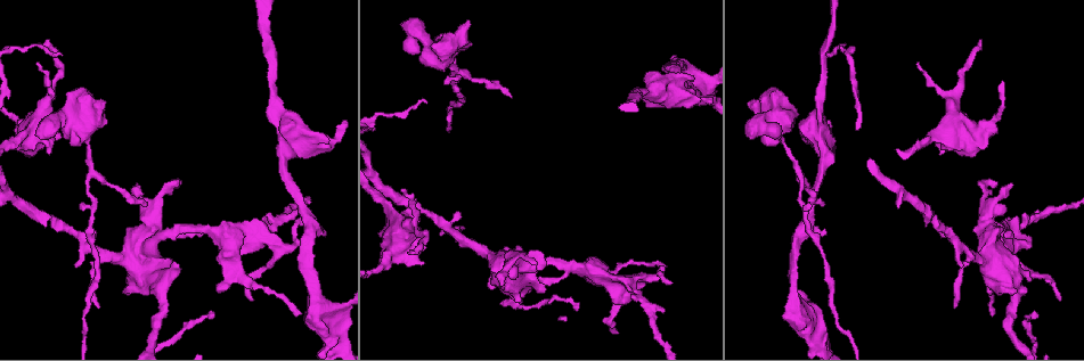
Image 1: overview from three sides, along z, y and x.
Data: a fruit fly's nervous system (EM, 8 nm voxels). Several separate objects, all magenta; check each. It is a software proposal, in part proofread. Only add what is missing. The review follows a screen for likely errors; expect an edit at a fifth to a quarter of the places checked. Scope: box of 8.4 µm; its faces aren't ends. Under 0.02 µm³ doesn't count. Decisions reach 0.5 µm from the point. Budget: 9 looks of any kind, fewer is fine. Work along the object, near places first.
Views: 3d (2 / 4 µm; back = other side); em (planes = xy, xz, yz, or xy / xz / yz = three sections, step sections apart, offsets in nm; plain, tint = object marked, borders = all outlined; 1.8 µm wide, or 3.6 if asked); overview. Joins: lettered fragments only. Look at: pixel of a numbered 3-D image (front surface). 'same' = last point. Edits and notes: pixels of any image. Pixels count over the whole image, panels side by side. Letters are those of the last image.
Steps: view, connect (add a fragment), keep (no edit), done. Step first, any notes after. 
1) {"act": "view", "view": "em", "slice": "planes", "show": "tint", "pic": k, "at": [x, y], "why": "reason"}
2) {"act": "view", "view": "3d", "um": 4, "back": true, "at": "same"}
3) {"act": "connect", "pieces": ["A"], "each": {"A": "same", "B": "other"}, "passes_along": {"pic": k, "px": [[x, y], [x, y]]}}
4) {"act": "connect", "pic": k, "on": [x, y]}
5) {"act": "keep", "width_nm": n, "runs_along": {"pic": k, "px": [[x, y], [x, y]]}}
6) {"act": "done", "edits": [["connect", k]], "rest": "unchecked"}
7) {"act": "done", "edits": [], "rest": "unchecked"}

{"act": "view", "view": "em", "um": 3.6, "slice": "planes", "show": "tint", "pic": 1, "at": [419, 264], "why": "free end"}

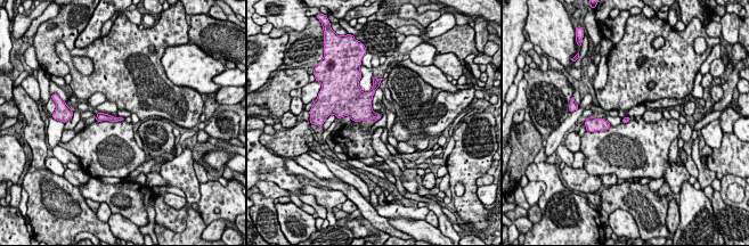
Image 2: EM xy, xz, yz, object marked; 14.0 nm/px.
{"act": "view", "view": "em", "um": 3.6, "slice": "planes", "show": "borders", "at": "same", "why": "see the neighbours"}

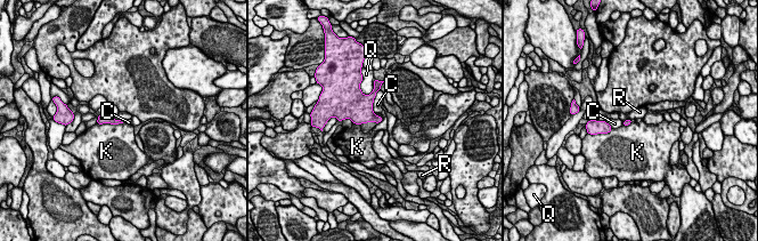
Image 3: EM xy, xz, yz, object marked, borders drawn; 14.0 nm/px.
{"act": "keep", "each": {"C": "other", "K": "other", "Q": "other", "R": "other"}, "border": {"pic": 3, "px": [[630, 119], [626, 119], [622, 122]]}, "found": "no lettered fragment goes on from it"}

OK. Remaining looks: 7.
{"act": "view", "view": "3d", "um": 2, "back": true, "pic": 1, "at": [324, 234], "why": "free end"}

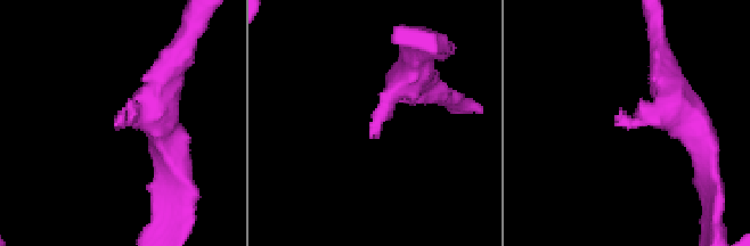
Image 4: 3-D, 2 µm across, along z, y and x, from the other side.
{"act": "view", "view": "em", "slice": "planes", "show": "borders", "pic": 4, "at": [119, 119]}

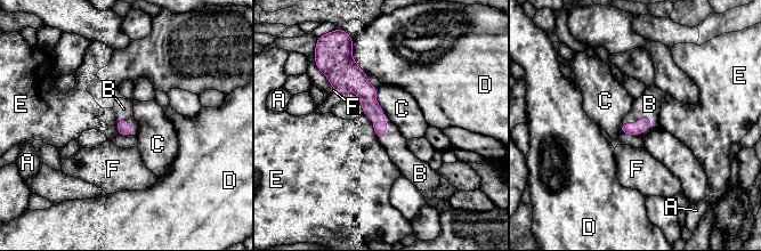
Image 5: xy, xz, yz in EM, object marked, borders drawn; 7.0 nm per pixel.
{"act": "connect", "pieces": ["B"], "each": {"A": "other", "B": "same", "C": "other", "D": "other", "E": "other", "F": "other"}, "found": "the neuron continues"}

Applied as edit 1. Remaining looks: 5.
{"act": "view", "view": "overview", "why": "redraw"}

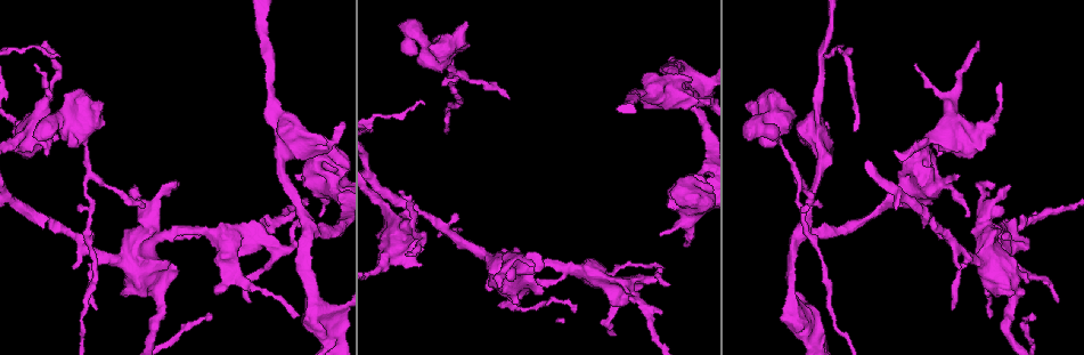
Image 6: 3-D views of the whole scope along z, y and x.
{"act": "view", "view": "3d", "um": 2, "pic": 6, "at": [627, 283], "why": "small branch off a trunk"}

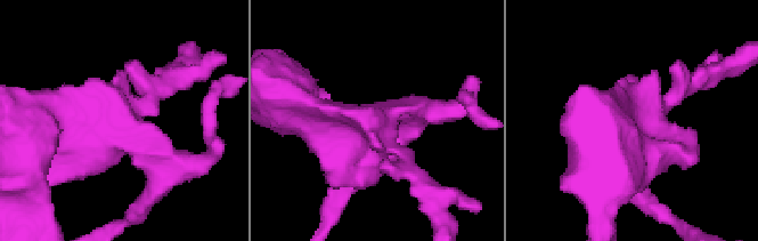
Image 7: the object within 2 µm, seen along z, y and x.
{"act": "view", "view": "em", "um": 3.6, "slice": "xy", "step": 4, "show": "tint", "pic": 7, "at": [120, 136]}

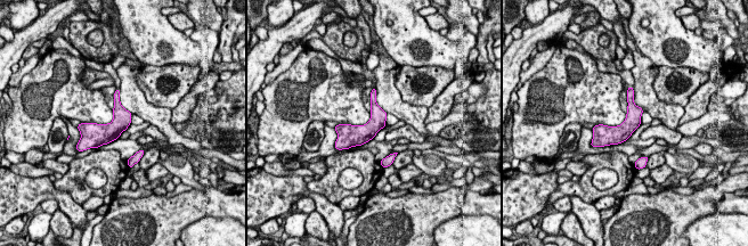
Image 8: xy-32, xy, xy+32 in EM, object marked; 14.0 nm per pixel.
{"act": "view", "view": "em", "um": 3.6, "slice": "planes", "show": "borders", "at": "same"}

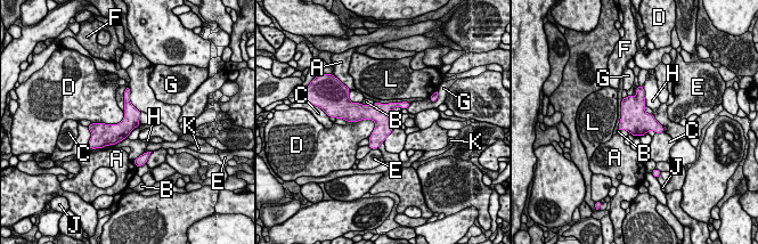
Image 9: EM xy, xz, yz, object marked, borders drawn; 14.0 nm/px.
{"act": "keep", "each": {"A": "other", "B": "other", "C": "other", "D": "other", "E": "other", "F": "other", "G": "other", "H": "other", "J": "other", "K": "other", "L": "other"}, "border": {"pic": 9, "px": [[347, 121], [372, 120], [375, 127]]}, "found": "none of them fits"}

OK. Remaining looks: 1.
{"act": "view", "view": "em", "slice": "planes", "show": "borders", "pic": 6, "at": [319, 216], "why": "branch stops here"}

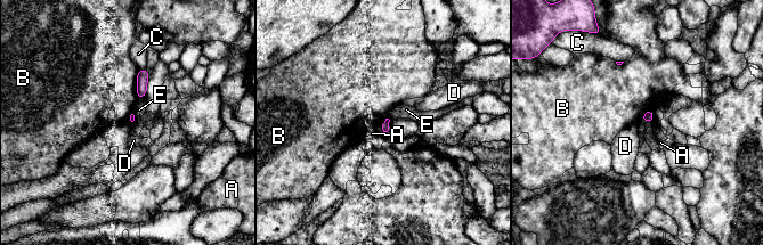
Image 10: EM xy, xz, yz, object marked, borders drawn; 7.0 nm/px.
{"act": "keep", "each": {"A": "other", "B": "other", "C": "other", "D": "other", "E": "other"}, "found": "none of them fits"}

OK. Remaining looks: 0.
{"act": "done", "edits": [["connect", 5]], "rest": "unchecked"}

